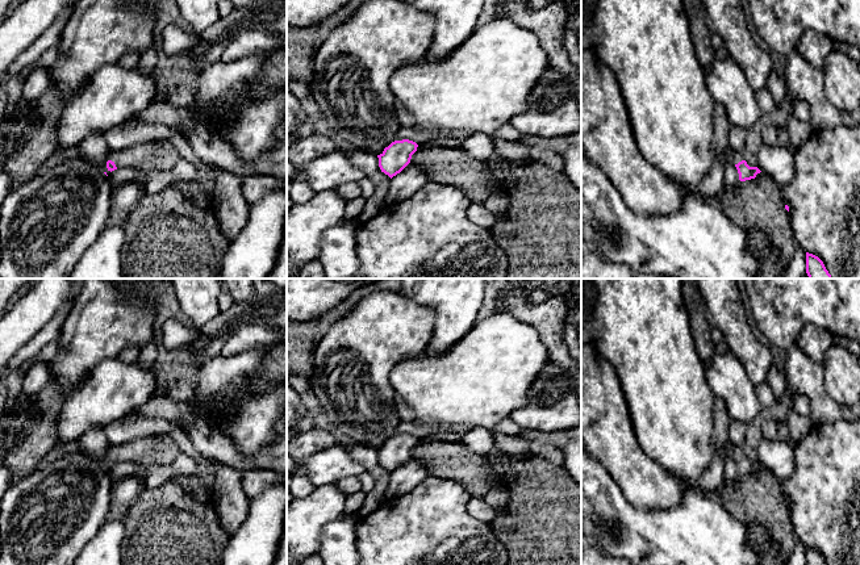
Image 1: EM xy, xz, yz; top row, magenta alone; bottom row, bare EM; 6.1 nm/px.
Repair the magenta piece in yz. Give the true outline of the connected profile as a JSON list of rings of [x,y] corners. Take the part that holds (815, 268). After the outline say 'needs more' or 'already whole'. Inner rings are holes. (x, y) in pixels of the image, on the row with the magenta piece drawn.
[[[806,252],[806,273],[809,279],[831,279],[831,275],[826,269],[823,261],[809,252]]]; already whole

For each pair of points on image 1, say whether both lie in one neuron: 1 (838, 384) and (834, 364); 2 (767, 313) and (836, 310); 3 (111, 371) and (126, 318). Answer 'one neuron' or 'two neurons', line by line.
1: one neuron
2: one neuron
3: two neurons

